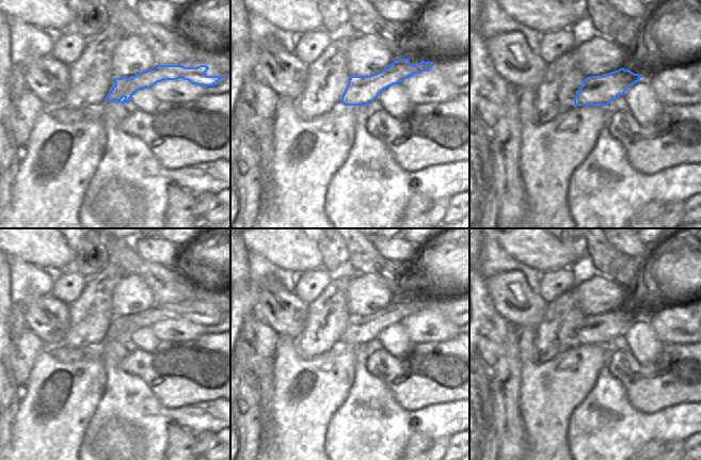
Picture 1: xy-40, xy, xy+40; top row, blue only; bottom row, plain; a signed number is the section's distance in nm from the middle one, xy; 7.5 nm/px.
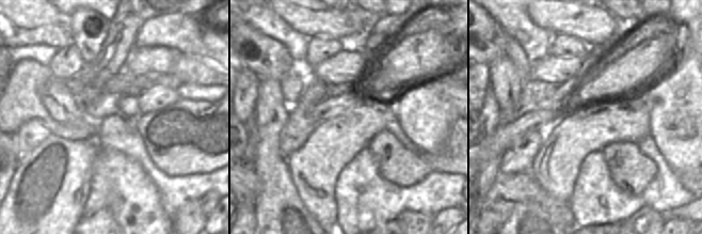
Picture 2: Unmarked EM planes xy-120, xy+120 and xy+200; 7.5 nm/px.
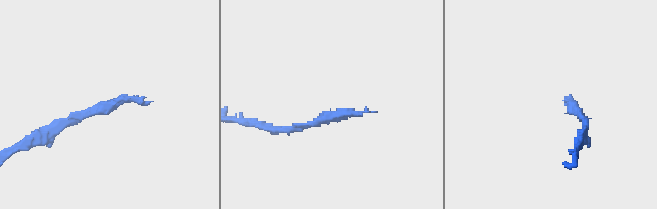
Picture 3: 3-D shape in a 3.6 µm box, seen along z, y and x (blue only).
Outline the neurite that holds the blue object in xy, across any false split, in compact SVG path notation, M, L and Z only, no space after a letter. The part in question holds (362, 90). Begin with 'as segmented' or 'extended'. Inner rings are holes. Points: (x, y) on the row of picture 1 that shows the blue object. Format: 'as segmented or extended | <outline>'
extended | M469 52L443 62L424 62L412 65L410 59L396 59L385 69L370 76L350 76L341 96L345 106L366 106L385 89L423 72L441 72L450 82L464 86L469 82Z

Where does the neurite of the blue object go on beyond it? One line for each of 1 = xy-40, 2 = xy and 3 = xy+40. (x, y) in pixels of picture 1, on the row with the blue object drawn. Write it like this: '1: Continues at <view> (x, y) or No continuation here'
1: No continuation here
2: Continues at xy (457, 69)
3: No continuation here.

